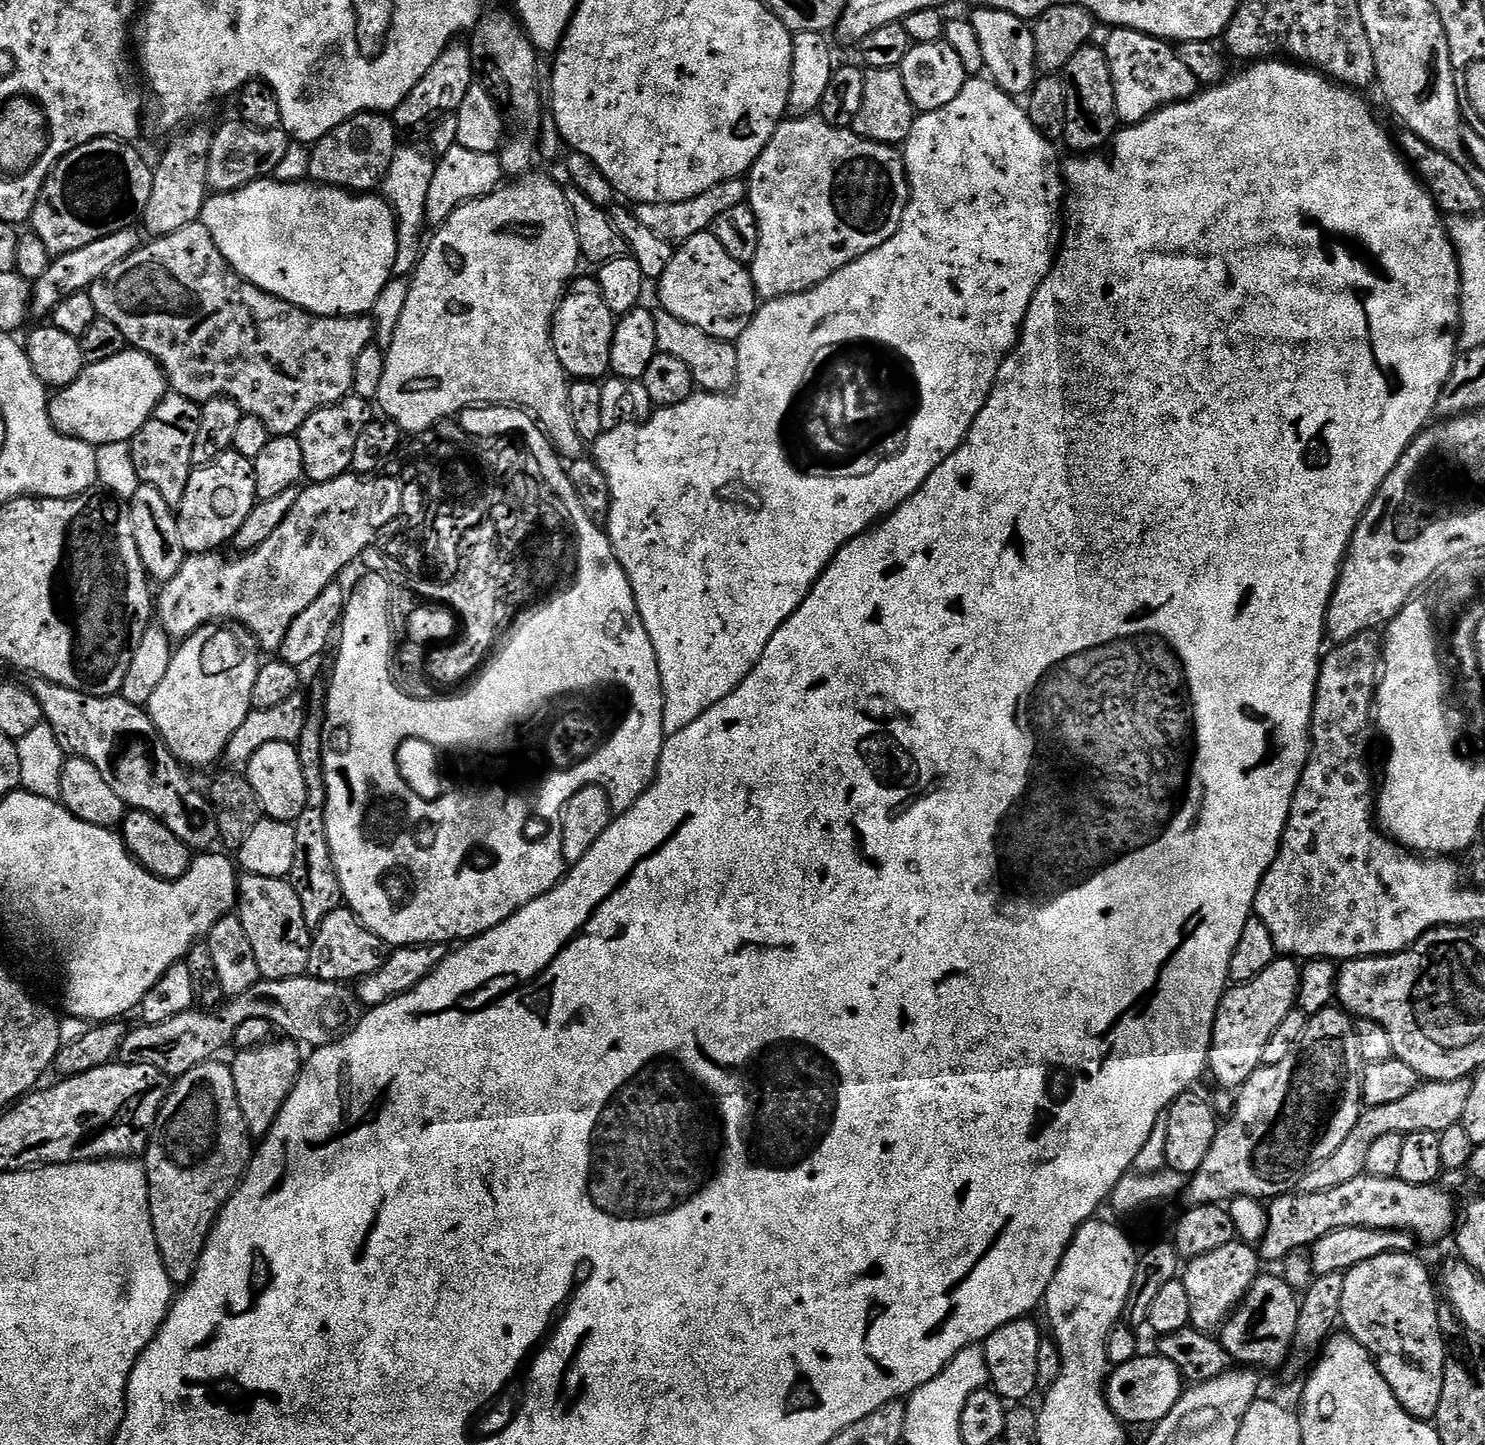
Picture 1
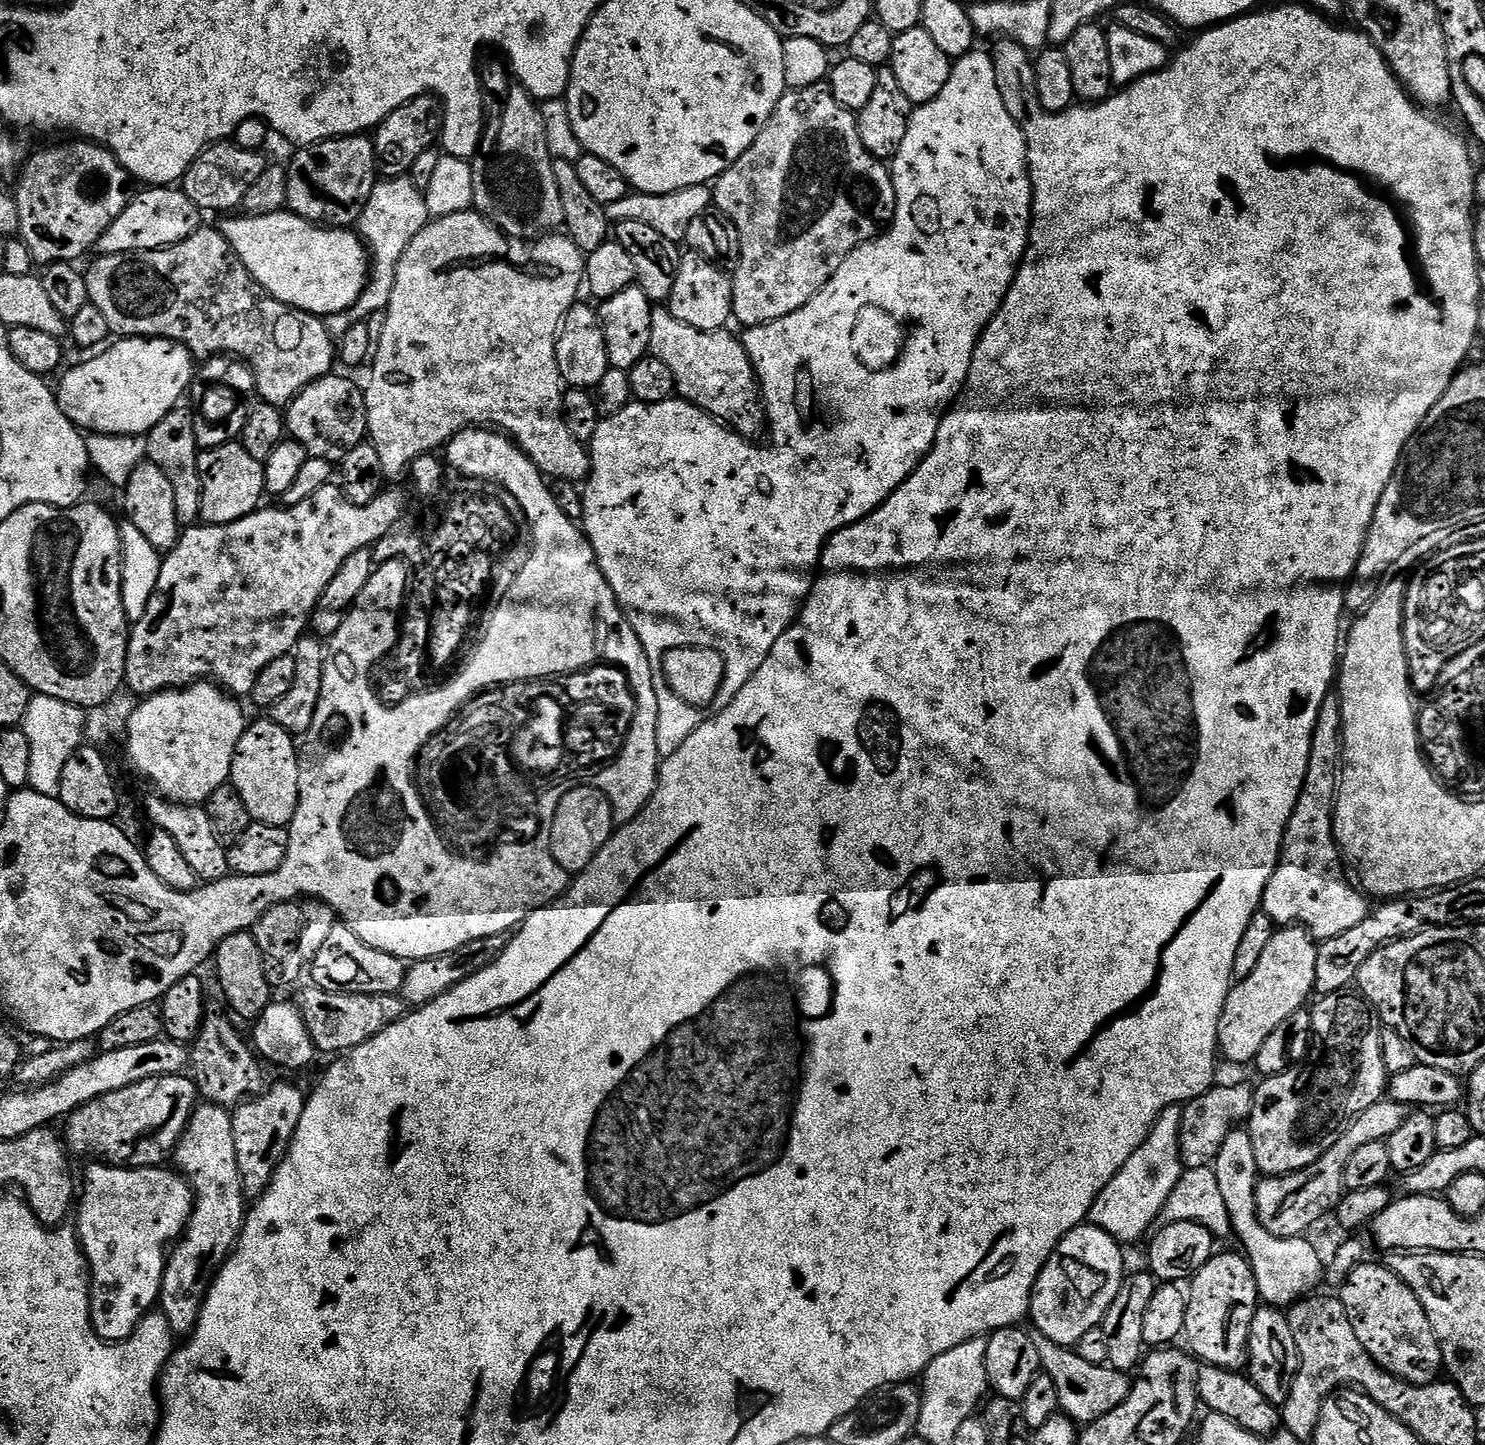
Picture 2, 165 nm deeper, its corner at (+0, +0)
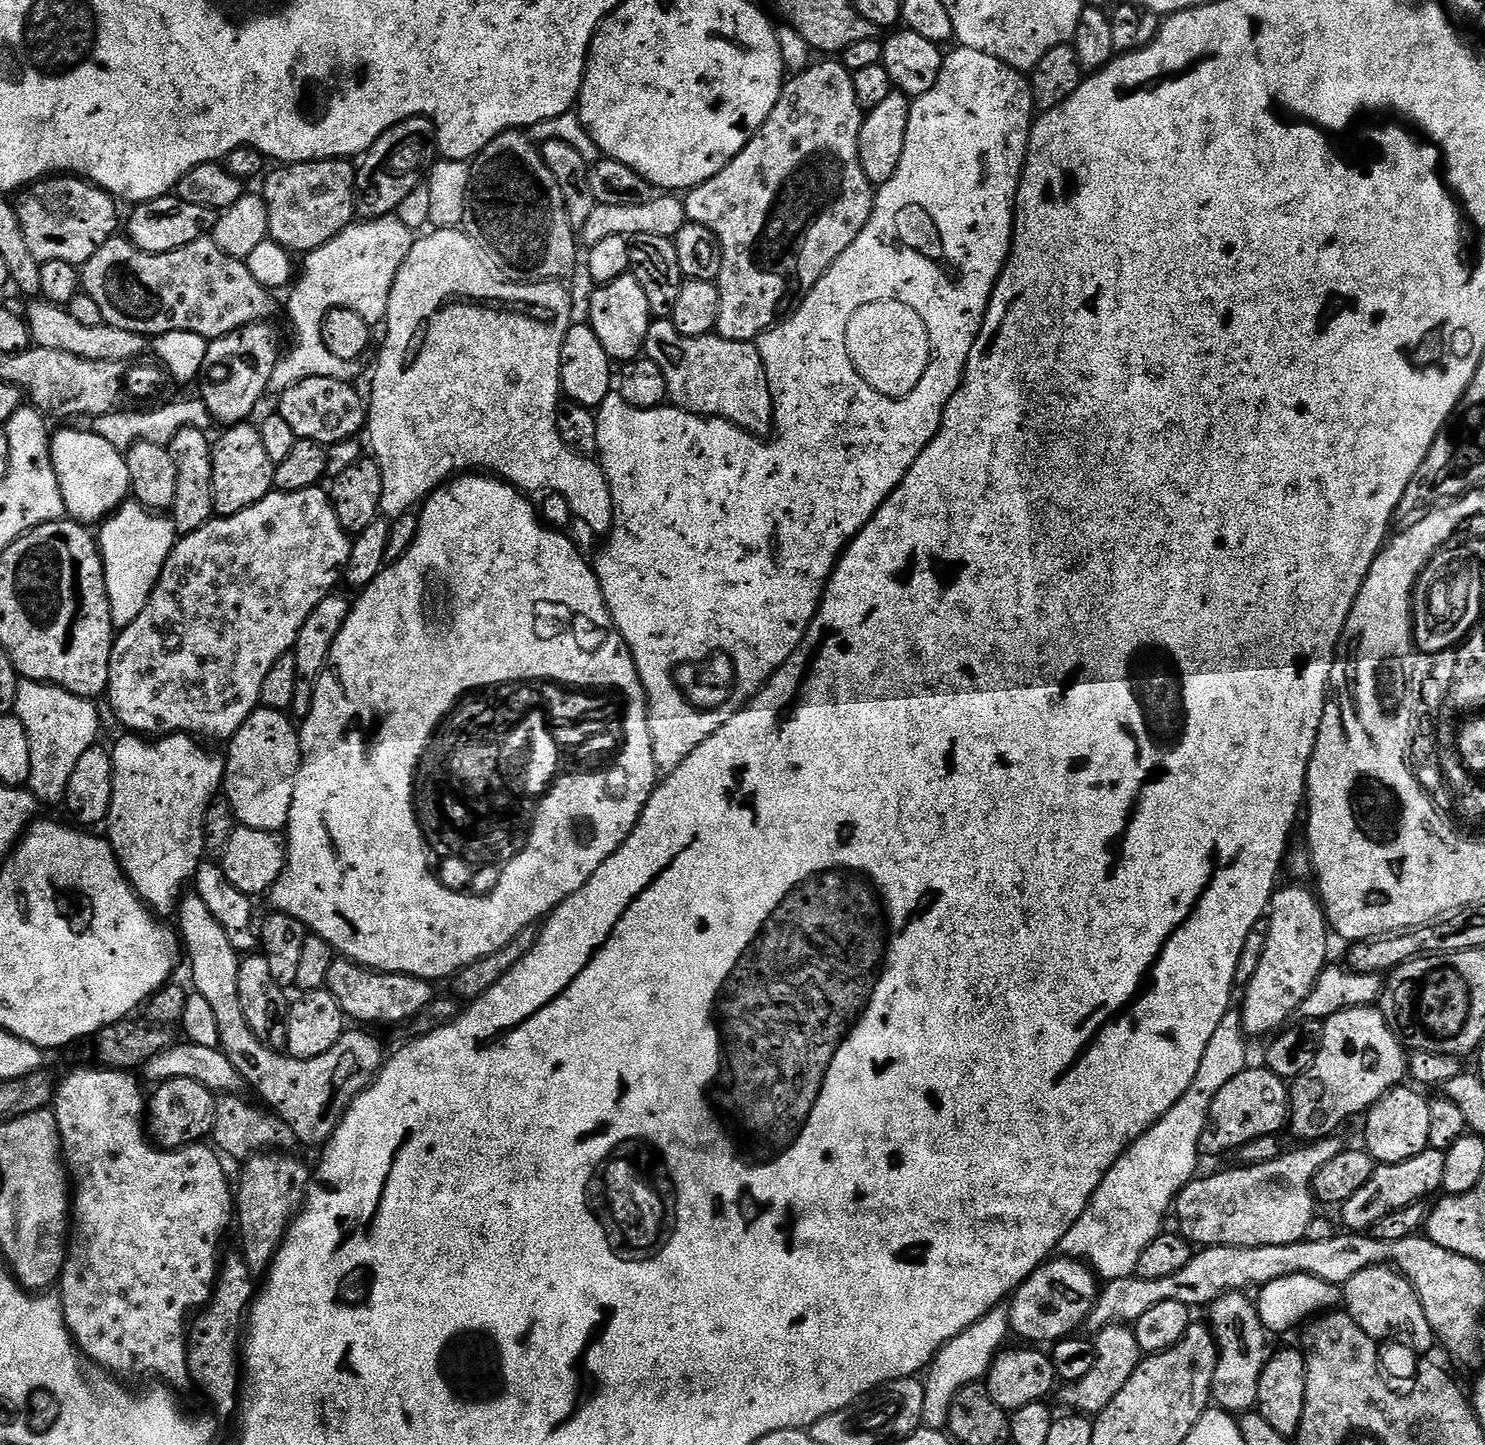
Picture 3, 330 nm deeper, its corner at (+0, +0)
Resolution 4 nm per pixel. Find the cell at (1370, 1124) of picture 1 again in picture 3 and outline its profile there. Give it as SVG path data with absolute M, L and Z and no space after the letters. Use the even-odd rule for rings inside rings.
M1333 1134L1325 1136L1323 1140L1315 1141L1311 1146L1296 1146L1293 1152L1285 1151L1278 1158L1274 1158L1265 1164L1249 1164L1247 1166L1239 1166L1240 1168L1228 1168L1225 1172L1216 1172L1213 1176L1201 1175L1199 1178L1193 1178L1192 1181L1180 1191L1174 1205L1174 1217L1176 1216L1176 1224L1179 1235L1183 1236L1189 1244L1193 1246L1215 1246L1217 1244L1225 1244L1227 1248L1257 1248L1258 1246L1286 1246L1287 1244L1297 1244L1300 1240L1305 1239L1309 1235L1308 1227L1312 1224L1312 1204L1314 1205L1314 1197L1312 1195L1312 1179L1318 1174L1318 1170L1322 1166L1326 1166L1326 1162L1330 1162L1330 1158L1338 1158L1338 1154L1343 1152L1346 1144L1340 1141L1339 1135Z

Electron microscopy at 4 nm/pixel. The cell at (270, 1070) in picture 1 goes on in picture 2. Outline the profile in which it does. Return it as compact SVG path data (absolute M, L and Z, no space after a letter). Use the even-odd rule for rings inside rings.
M269 1083L259 1096L253 1096L231 1109L234 1154L238 1162L238 1174L242 1174L245 1197L258 1198L270 1186L298 1130L305 1099L306 1092L296 1084Z

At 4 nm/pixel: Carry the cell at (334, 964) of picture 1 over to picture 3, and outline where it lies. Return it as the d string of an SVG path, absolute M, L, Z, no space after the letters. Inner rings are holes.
M333 959L328 975L327 990L338 998L345 1017L357 1020L357 1025L401 1024L407 1025L413 1018L425 1012L433 1002L433 985L417 976L404 976L400 972L376 972L364 968L352 960Z

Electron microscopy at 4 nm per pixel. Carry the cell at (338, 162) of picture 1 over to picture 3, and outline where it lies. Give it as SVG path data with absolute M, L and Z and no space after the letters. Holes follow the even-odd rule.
M348 158L286 164L263 177L262 195L268 211L268 235L290 254L318 250L356 216L356 168Z

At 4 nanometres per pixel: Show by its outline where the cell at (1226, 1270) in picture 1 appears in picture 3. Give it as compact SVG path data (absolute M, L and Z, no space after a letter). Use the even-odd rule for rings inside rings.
M1235 1291L1235 1292L1228 1292L1225 1293L1223 1296L1220 1296L1219 1299L1216 1301L1213 1301L1213 1304L1211 1305L1210 1311L1210 1318L1208 1318L1210 1327L1213 1331L1213 1335L1216 1338L1217 1347L1219 1350L1217 1351L1217 1359L1216 1359L1216 1368L1214 1372L1214 1378L1211 1382L1211 1394L1212 1394L1212 1400L1213 1403L1222 1409L1224 1411L1230 1413L1230 1414L1243 1414L1247 1411L1251 1411L1257 1402L1257 1388L1258 1388L1258 1382L1261 1381L1261 1374L1262 1370L1264 1369L1265 1362L1268 1357L1268 1349L1266 1350L1266 1339L1268 1339L1268 1333L1264 1329L1264 1324L1261 1321L1261 1316L1257 1312L1257 1308L1255 1303L1251 1300L1249 1300L1249 1295L1246 1295L1245 1293L1242 1293L1241 1291Z

